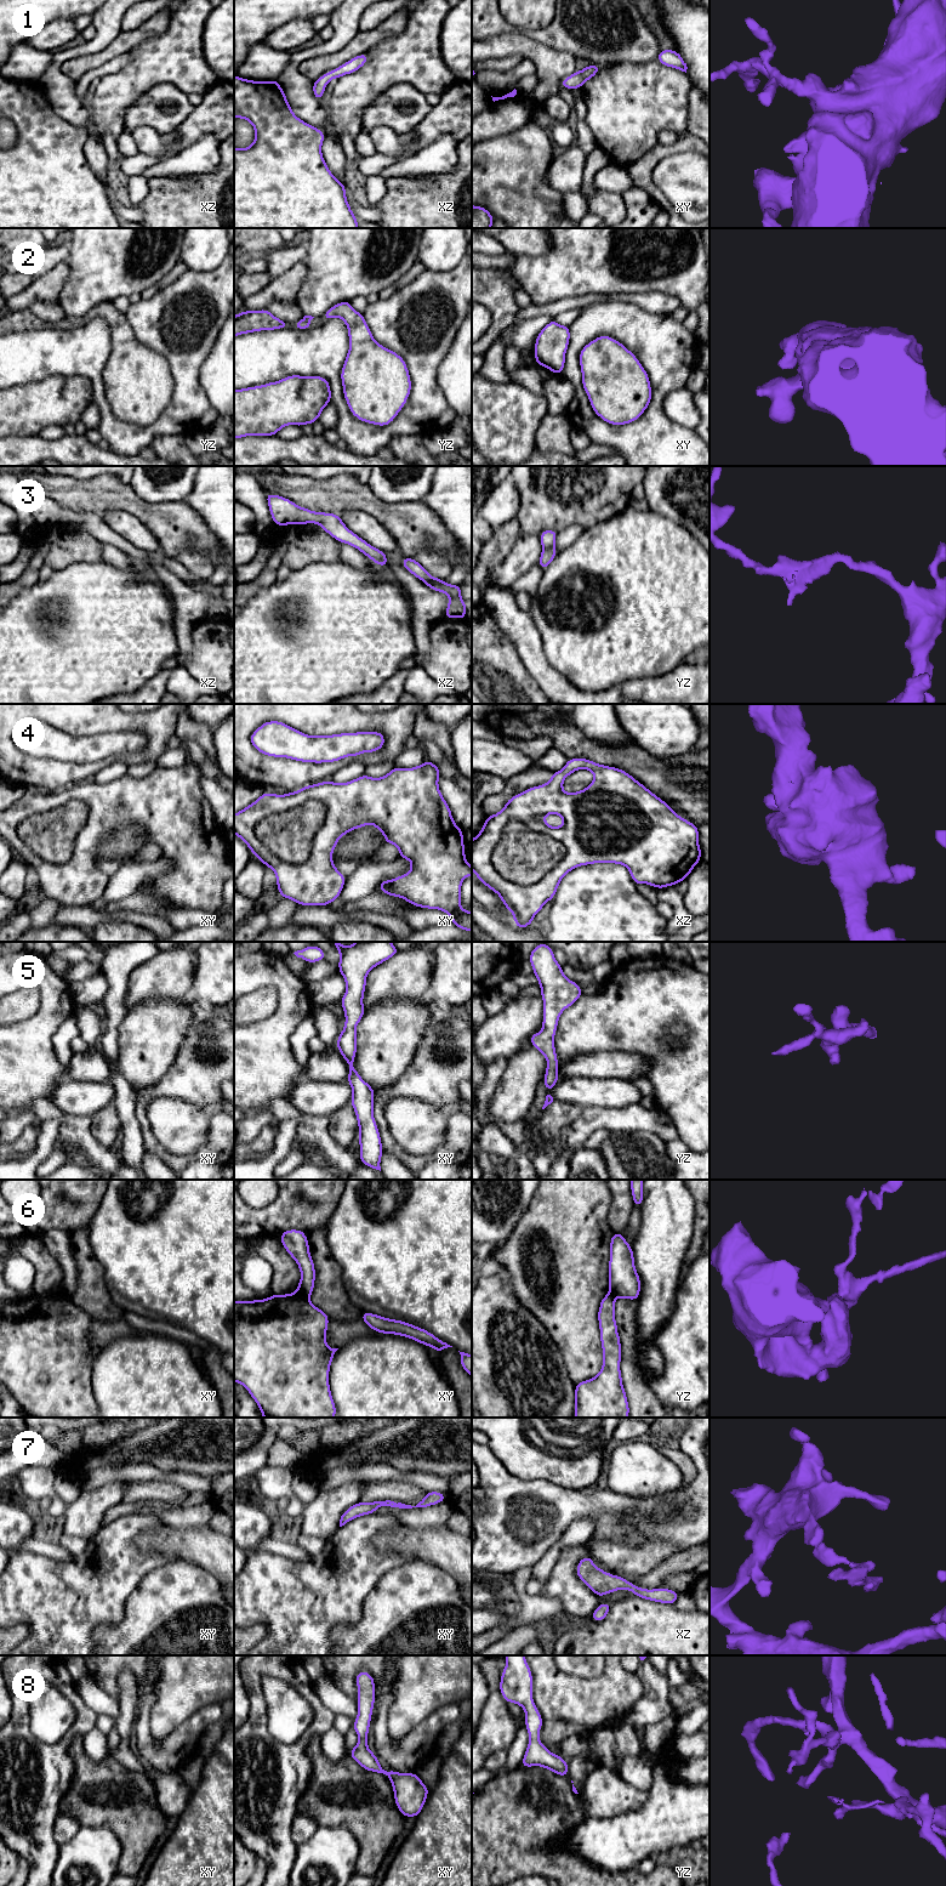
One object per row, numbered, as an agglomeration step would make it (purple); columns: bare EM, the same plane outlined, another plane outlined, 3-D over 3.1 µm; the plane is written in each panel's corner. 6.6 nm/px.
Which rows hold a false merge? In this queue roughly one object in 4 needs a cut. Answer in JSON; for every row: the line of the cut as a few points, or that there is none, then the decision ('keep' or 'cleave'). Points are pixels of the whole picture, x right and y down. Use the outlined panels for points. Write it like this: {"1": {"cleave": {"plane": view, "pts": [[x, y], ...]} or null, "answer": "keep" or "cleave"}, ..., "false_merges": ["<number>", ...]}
{"1": {"cleave": null, "answer": "keep"}, "2": {"cleave": null, "answer": "keep"}, "3": {"cleave": null, "answer": "keep"}, "4": {"cleave": {"plane": "xy", "pts": [[326, 806], [308, 800], [271, 813], [254, 833]]}, "answer": "cleave"}, "5": {"cleave": null, "answer": "keep"}, "6": {"cleave": {"plane": "xy", "pts": [[296, 1290], [308, 1297]]}, "answer": "cleave"}, "7": {"cleave": null, "answer": "keep"}, "8": {"cleave": null, "answer": "keep"}, "false_merges": ["4", "6"]}

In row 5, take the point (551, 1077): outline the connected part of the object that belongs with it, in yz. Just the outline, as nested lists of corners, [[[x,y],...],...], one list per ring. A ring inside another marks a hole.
[[[537,944],[529,956],[529,961],[541,987],[543,1000],[542,1030],[530,1036],[531,1045],[547,1060],[543,1080],[546,1090],[553,1090],[558,1078],[558,1057],[554,1035],[562,1012],[576,1002],[581,996],[581,987],[563,973],[562,966],[553,955],[553,949],[546,944]]]

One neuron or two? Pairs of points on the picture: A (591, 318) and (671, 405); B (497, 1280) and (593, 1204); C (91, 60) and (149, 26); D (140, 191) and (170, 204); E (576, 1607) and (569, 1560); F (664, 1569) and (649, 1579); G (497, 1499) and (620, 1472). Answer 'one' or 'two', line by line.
A: two
B: two
C: one
D: two
E: one
F: one
G: two

